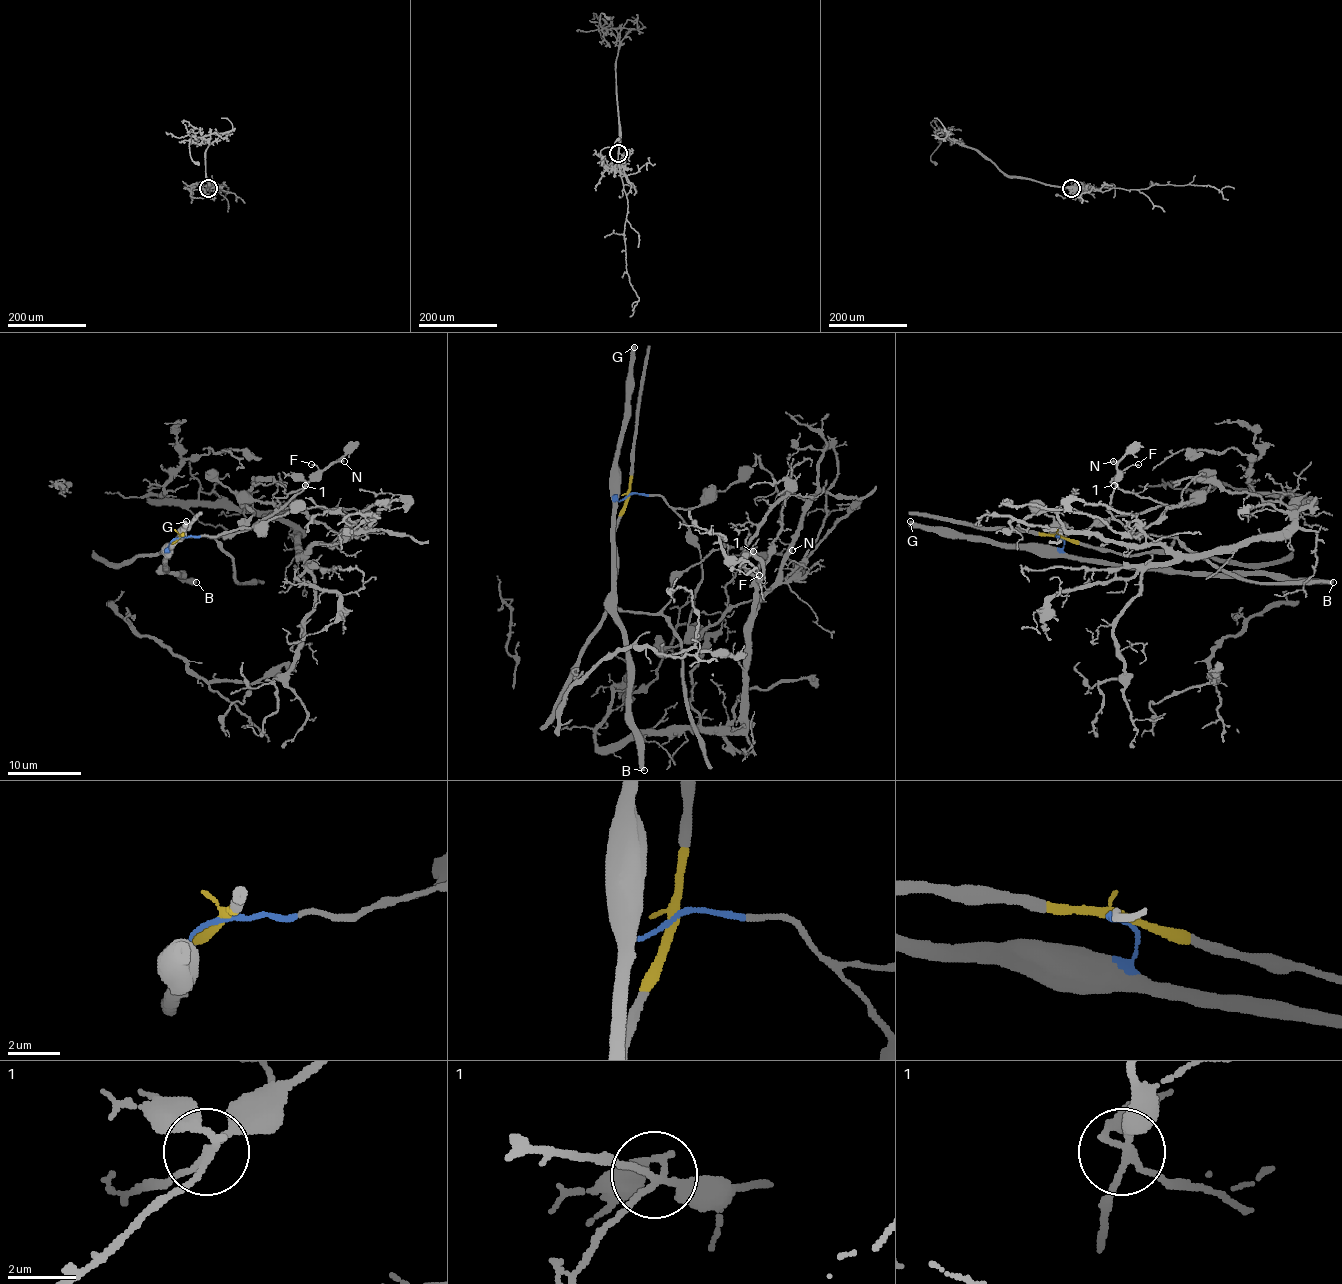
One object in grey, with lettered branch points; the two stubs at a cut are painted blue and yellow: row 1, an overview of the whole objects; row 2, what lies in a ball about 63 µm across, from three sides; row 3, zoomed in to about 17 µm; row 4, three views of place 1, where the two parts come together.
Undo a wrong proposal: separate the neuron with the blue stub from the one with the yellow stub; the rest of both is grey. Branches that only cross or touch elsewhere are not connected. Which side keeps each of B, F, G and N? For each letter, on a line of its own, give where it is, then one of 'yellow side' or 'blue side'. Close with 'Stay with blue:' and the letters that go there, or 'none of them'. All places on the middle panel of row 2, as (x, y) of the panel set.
B: at (644, 770); blue side
F: at (759, 575); yellow side
G: at (634, 347); blue side
N: at (792, 550); yellow side
Stay with blue: B, G

